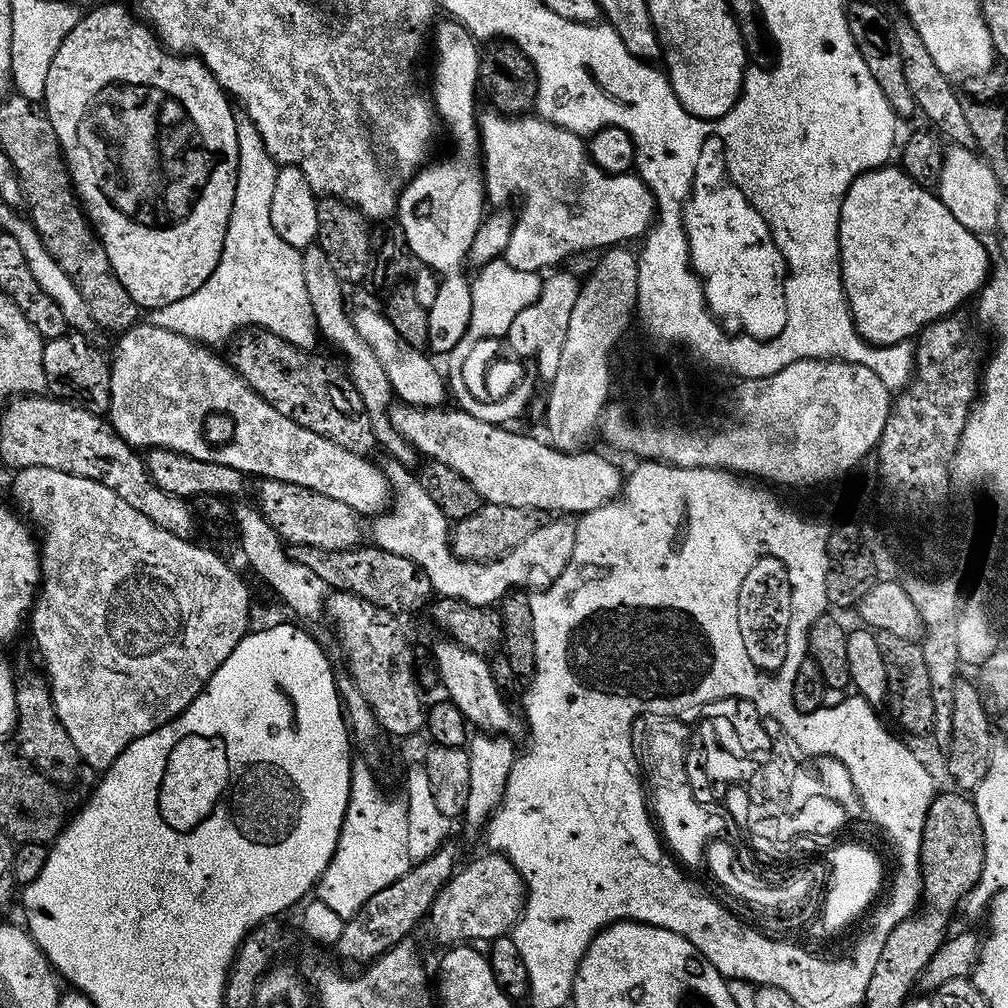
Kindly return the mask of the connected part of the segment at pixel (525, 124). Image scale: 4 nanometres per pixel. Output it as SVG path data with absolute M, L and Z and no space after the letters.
M488 110L479 117L478 136L487 203L500 208L507 205L504 203L512 196L522 196L520 214L518 212L513 221L511 236L502 255L504 261L515 269L539 273L546 267L557 267L558 262L587 248L609 249L635 236L643 237L657 219L656 200L639 175L606 175L590 160L585 139L577 132L566 130L535 114L515 118Z

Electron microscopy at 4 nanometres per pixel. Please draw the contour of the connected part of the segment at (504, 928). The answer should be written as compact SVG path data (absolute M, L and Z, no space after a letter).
M498 852L480 856L456 870L437 894L428 913L435 938L444 943L460 944L474 938L495 940L507 935L520 920L527 900L527 888L519 870Z

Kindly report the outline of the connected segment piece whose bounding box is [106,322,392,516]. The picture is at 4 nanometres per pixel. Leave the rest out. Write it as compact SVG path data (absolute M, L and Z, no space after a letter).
M137 322L132 327L127 328L124 332L119 333L116 344L116 353L111 353L110 367L108 374L110 376L110 406L106 413L106 419L112 425L113 430L125 440L128 445L137 450L147 450L150 448L169 448L175 452L186 454L190 458L198 458L202 462L218 462L222 466L234 466L234 470L247 474L249 477L263 478L265 480L281 480L282 482L294 482L298 486L306 486L307 489L317 490L320 494L329 495L330 498L337 499L338 502L345 502L355 510L357 515L376 516L383 513L391 501L391 488L389 480L385 478L383 469L378 465L372 464L365 456L354 454L344 447L338 446L337 443L326 437L314 434L313 431L306 430L305 427L298 426L286 414L278 414L270 402L266 402L256 393L245 380L236 373L231 363L219 360L215 356L211 347L205 346L195 340L187 340L185 336L180 336L176 332L171 332L165 328L158 328L151 322Z

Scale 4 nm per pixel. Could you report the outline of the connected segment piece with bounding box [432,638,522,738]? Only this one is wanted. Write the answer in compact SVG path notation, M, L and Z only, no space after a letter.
M440 638L432 652L436 655L436 672L440 675L440 684L448 691L445 692L447 699L452 700L458 710L462 710L469 725L481 733L516 738L520 732L520 724L522 728L521 717L512 713L511 706L504 701L507 700L505 693L494 684L489 661L447 638Z

